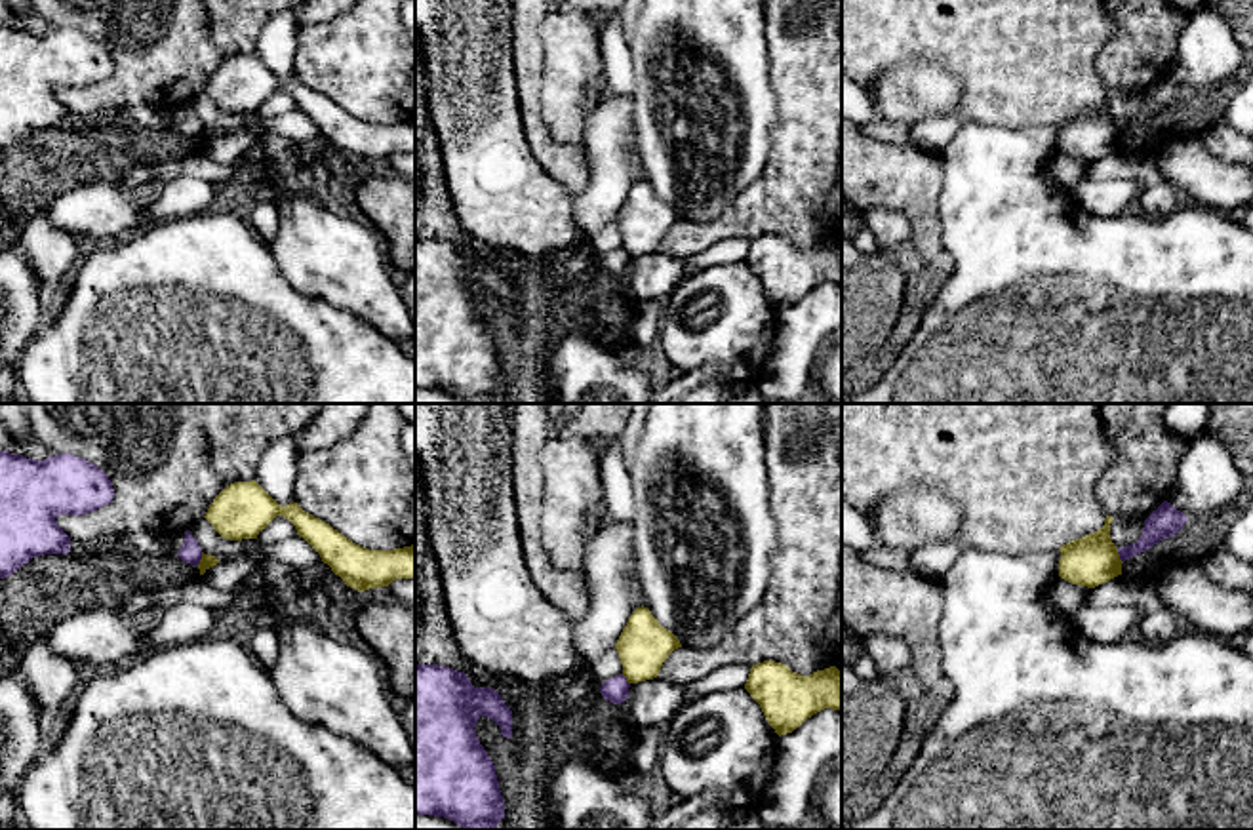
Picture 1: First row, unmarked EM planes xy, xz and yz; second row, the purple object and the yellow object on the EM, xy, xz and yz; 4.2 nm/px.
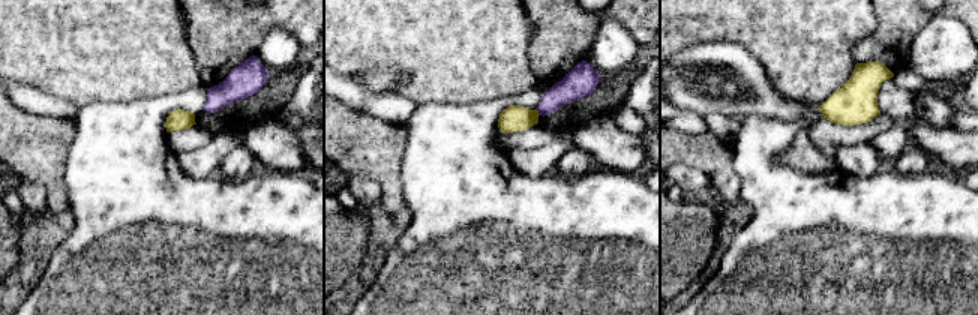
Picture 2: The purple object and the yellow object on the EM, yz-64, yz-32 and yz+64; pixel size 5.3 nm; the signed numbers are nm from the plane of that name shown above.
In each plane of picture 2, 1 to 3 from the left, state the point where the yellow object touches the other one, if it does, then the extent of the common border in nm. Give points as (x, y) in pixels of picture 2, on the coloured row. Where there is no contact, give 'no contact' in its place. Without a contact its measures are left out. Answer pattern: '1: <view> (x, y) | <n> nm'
1: no contact
2: yz-32 (539, 113) | 40 nm
3: no contact

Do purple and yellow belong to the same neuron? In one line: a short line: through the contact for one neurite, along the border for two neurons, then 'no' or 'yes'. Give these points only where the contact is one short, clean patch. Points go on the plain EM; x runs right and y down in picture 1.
yz (1116, 122), (1122, 136) | no

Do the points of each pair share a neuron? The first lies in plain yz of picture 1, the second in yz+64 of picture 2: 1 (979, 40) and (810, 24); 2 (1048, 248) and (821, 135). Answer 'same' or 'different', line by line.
1: same
2: different

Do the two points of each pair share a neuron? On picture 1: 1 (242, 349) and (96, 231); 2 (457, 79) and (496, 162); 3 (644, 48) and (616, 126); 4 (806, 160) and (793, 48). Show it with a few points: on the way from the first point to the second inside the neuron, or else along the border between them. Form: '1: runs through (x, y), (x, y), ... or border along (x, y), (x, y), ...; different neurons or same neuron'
1: border along (126, 235), (84, 250); different neurons
2: runs through (473, 99), (482, 141); same neuron
3: border along (629, 94), (636, 138); different neurons
4: runs through (806, 132), (806, 77); same neuron

